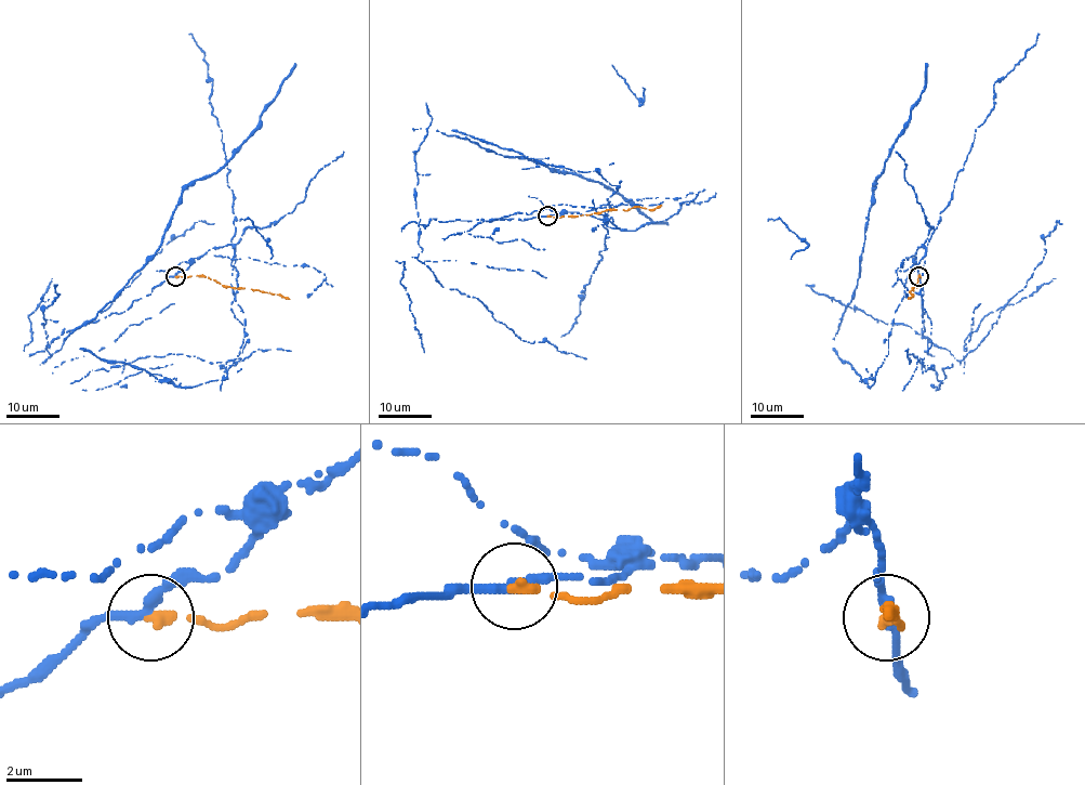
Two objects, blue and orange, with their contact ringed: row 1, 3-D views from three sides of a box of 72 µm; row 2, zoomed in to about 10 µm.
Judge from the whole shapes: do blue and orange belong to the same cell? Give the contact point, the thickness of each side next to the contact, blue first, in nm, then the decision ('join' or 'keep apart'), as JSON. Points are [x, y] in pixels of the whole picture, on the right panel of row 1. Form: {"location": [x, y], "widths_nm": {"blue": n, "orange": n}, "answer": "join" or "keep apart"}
{"location": [918, 276], "widths_nm": {"blue": 280, "orange": 300}, "answer": "keep apart"}

